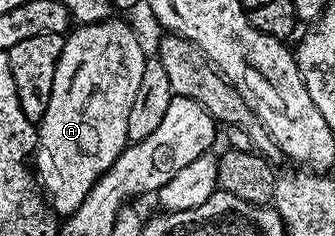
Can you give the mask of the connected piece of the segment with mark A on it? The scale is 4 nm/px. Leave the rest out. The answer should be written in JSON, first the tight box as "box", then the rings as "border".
{"box":[35,17,147,217],"border":[[[116,17],[100,23],[77,25],[65,35],[63,53],[55,65],[55,81],[51,85],[51,97],[47,101],[47,113],[43,113],[37,128],[35,148],[35,179],[47,196],[47,203],[58,216],[68,217],[79,209],[83,197],[91,193],[93,183],[118,159],[129,143],[127,117],[143,78],[147,52],[141,48],[137,35]]]}

